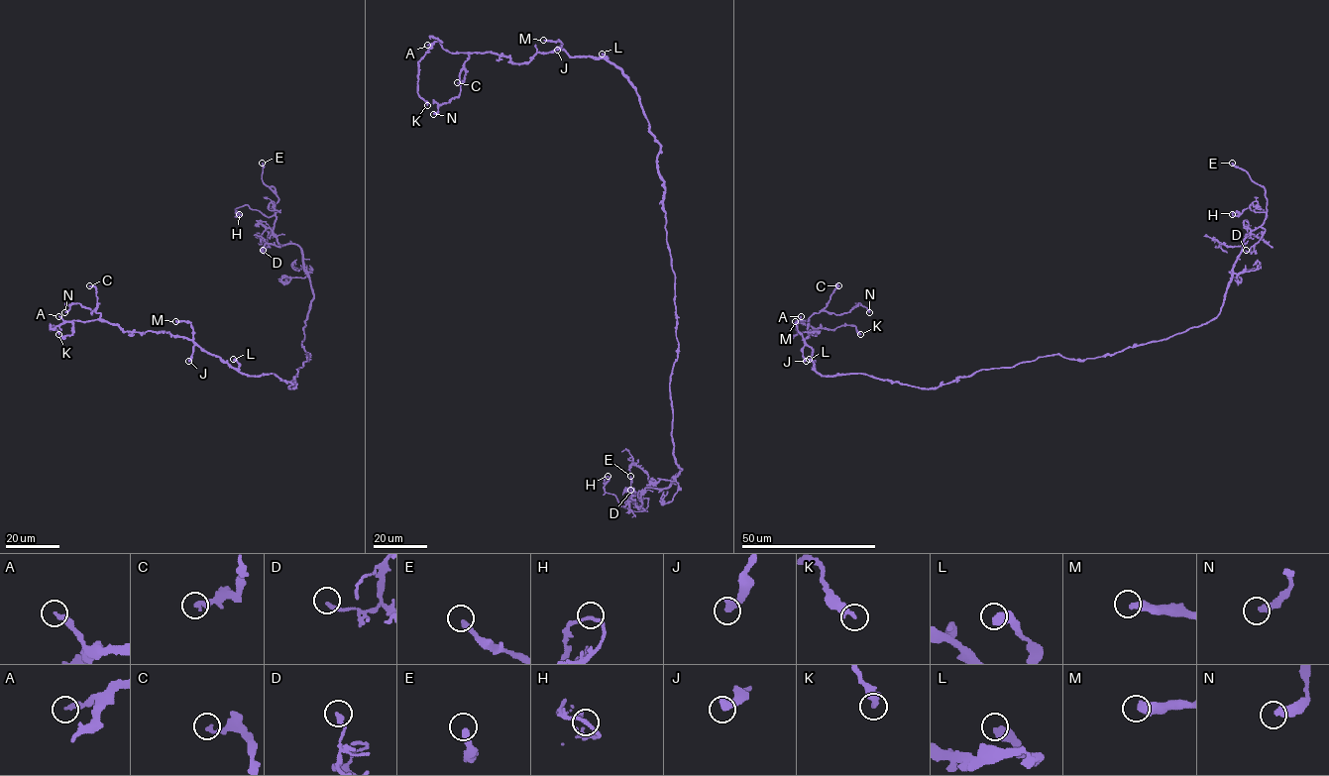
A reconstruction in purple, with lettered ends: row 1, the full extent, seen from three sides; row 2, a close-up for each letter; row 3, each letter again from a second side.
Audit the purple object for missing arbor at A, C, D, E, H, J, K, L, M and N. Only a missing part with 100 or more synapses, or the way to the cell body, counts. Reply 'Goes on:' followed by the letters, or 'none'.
Goes on: E

